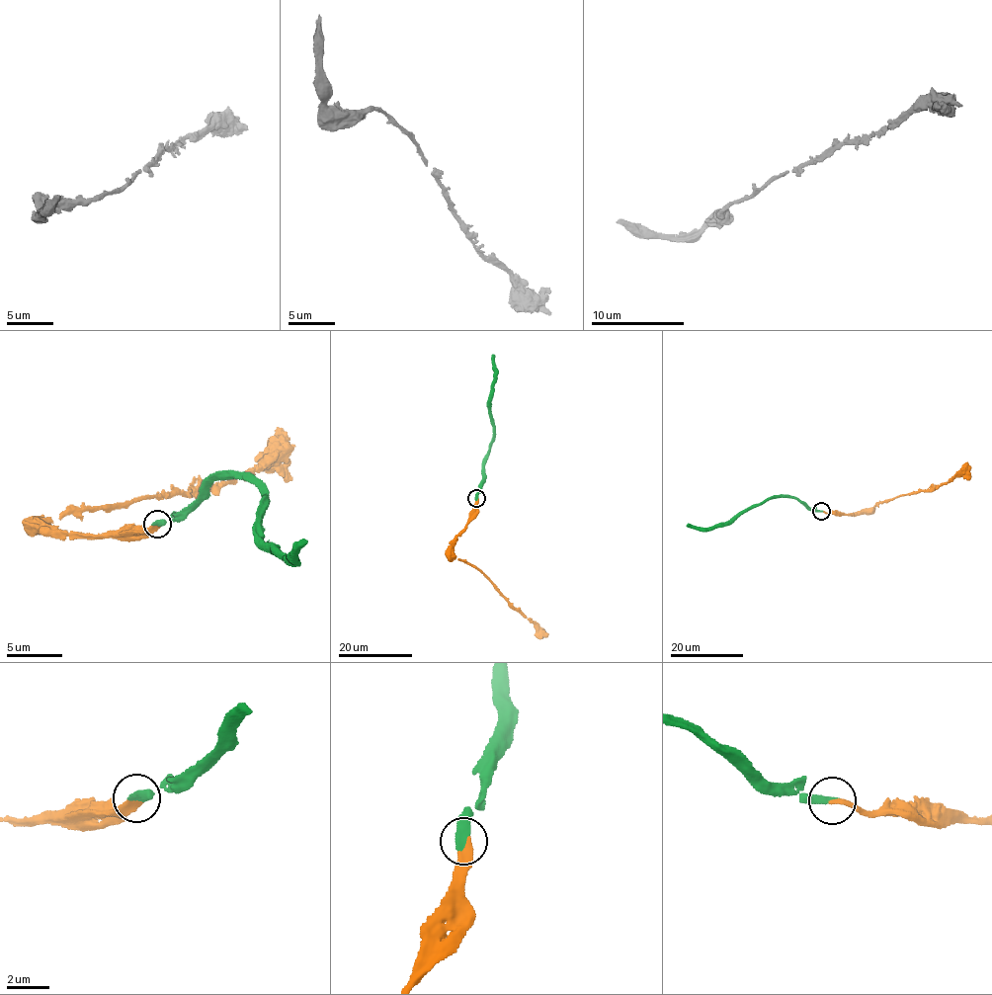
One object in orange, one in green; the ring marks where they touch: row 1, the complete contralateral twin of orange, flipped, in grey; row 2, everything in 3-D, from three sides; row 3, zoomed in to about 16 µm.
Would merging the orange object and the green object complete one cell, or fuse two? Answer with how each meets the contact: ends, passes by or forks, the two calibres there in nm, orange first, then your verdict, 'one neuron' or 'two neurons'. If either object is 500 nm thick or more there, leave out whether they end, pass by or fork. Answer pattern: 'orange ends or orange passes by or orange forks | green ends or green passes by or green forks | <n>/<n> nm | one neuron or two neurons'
orange ends | green ends | 300/440 nm | one neuron

